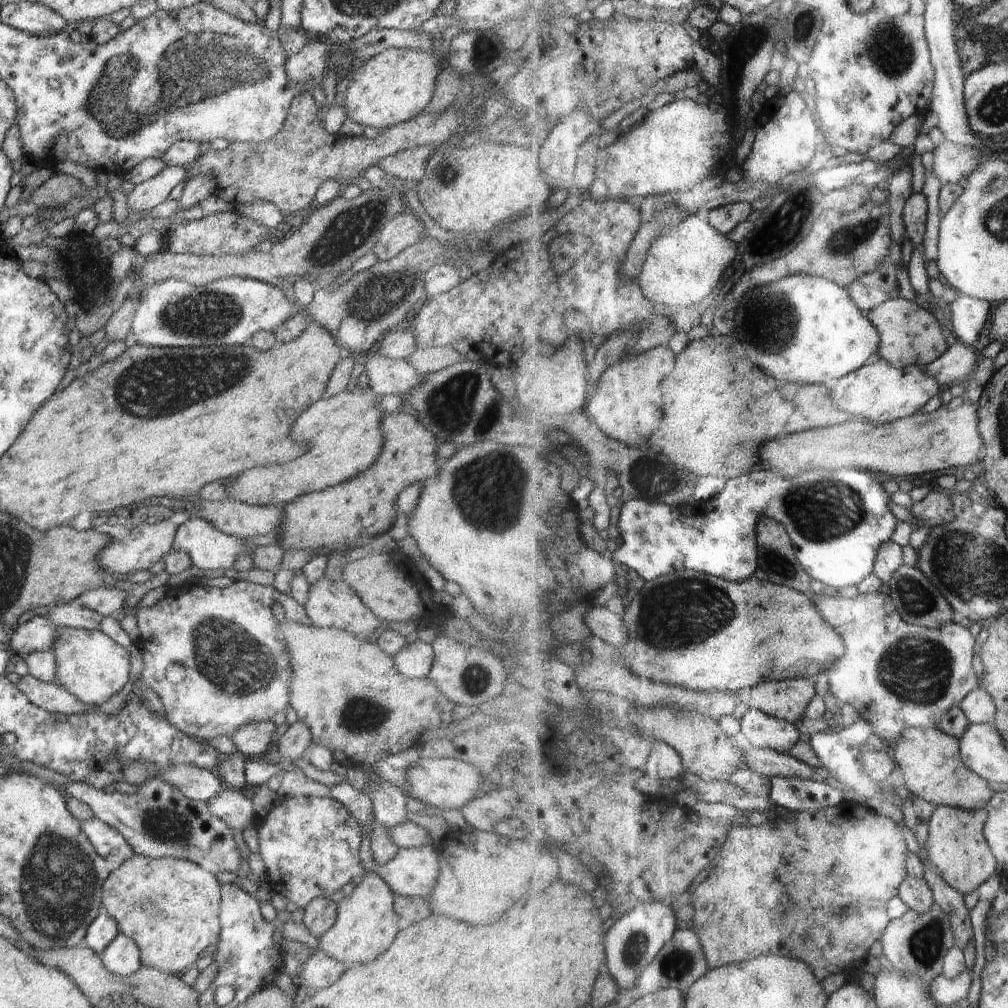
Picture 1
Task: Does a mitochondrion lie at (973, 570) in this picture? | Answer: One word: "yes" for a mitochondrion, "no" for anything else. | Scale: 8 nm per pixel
yes

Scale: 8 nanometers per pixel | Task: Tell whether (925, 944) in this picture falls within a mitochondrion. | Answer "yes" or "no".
yes

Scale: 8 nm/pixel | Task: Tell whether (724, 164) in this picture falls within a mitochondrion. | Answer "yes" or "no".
no

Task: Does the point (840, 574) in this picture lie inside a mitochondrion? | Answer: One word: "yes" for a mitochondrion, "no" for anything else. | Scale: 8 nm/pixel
no

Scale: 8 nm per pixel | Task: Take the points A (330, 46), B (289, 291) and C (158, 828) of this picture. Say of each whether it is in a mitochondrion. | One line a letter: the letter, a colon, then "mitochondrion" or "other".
A: other
B: other
C: mitochondrion

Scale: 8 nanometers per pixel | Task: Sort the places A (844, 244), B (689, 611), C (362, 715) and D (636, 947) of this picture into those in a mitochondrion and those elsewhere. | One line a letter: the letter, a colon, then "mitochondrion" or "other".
A: mitochondrion
B: mitochondrion
C: mitochondrion
D: mitochondrion

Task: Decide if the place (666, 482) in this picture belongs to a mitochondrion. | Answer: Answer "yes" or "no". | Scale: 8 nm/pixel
yes

